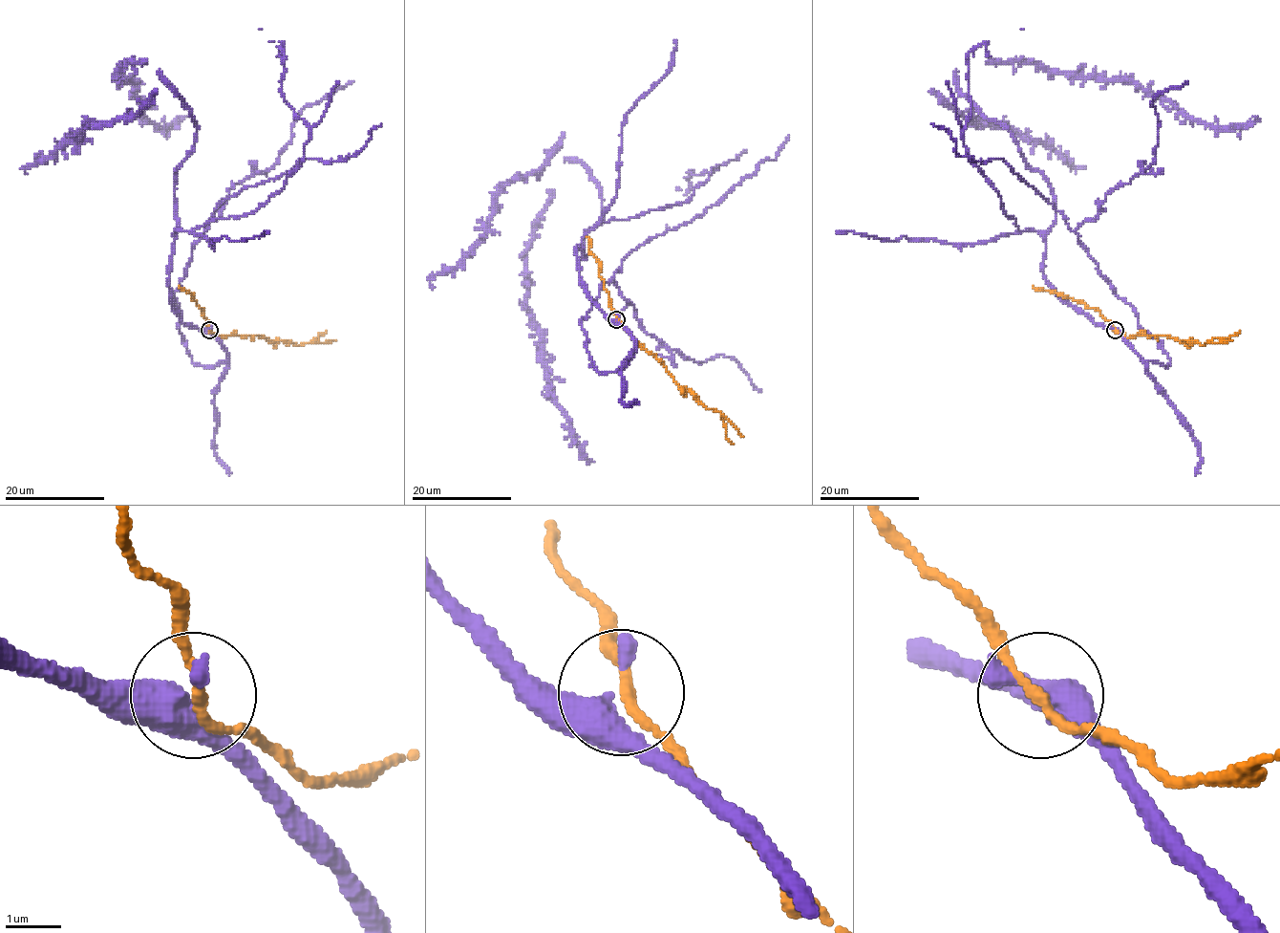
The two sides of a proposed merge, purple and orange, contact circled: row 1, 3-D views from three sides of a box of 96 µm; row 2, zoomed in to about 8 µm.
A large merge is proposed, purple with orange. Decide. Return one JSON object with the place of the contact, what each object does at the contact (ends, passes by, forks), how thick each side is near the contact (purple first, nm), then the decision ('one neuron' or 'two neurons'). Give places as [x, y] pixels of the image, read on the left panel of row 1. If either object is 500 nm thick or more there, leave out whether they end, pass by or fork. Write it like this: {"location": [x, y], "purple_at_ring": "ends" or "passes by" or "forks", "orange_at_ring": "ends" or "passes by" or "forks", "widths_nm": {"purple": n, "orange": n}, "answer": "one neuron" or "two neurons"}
{"location": [209, 330], "purple_at_ring": "passes by", "orange_at_ring": "passes by", "widths_nm": {"purple": 440, "orange": 160}, "answer": "two neurons"}

